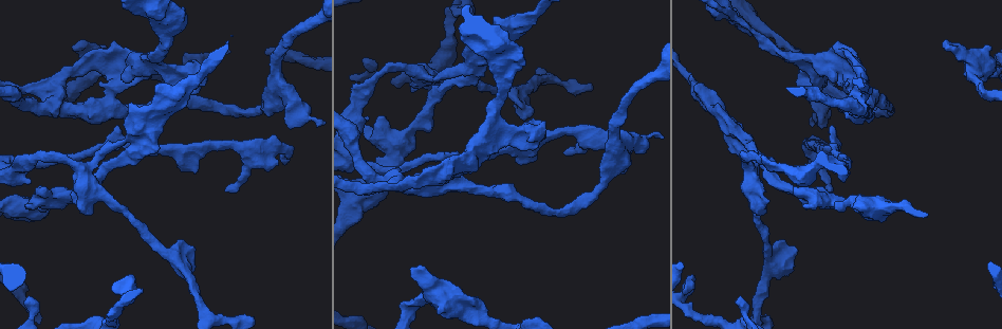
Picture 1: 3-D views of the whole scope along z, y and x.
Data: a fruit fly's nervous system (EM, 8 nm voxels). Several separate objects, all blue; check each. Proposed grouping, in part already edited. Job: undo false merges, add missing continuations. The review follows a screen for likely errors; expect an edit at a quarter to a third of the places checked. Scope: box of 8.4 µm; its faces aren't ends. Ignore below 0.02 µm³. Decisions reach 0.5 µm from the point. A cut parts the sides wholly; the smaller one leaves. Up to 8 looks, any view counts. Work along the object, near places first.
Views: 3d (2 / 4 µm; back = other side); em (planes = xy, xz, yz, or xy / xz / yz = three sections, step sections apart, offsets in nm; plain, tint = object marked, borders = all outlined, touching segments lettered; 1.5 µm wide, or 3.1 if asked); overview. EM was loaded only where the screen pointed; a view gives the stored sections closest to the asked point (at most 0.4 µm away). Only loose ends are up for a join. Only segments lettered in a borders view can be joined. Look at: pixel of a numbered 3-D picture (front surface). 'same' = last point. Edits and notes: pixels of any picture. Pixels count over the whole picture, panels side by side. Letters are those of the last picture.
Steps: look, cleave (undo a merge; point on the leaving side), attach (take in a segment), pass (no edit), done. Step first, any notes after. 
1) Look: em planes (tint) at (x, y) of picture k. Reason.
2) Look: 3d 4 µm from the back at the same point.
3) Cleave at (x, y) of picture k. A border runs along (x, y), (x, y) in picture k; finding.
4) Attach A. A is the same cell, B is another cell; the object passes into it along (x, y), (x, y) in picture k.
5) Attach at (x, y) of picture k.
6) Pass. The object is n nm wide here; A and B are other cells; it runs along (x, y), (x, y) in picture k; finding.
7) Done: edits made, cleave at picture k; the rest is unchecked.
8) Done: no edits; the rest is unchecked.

Look: em planes (borders) at (56, 201) of picture 1. Three arms meet.

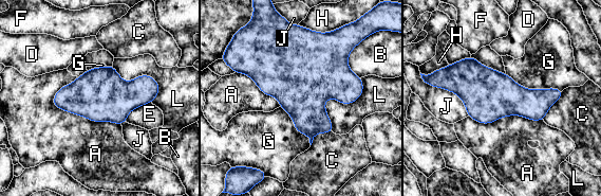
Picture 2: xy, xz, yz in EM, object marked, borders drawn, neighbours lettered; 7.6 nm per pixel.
Pass. The object is 380 nm wide here; the longest contact is with A, 550 nm; A, B, C, D, E, F, G, H, J and L are other cells; one cell here.

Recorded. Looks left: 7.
Look: em planes (borders) at (111, 44) of picture 1. Branch stops here.

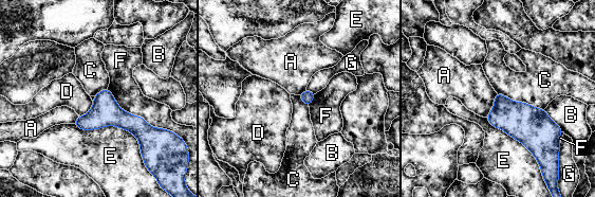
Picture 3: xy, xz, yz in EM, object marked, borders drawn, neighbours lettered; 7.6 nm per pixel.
Pass. A, B, C, D, E, F and G are other cells; a border runs along (93, 101), (92, 107), (78, 115) in picture 3; no lettered segment goes on from it.

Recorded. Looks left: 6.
Look: 3d 2 µm at (80, 42) of picture 1. Branch stops here.

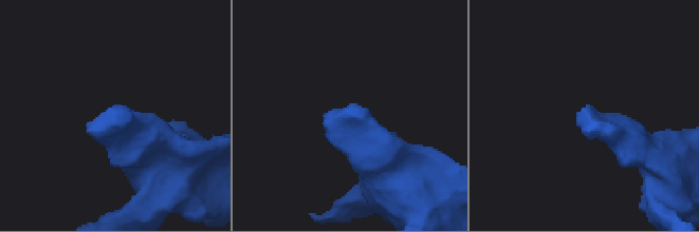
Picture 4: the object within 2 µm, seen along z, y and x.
Look: em yz step 8 (tint) at (583, 108) of picture 4. Shape alone is not enough.

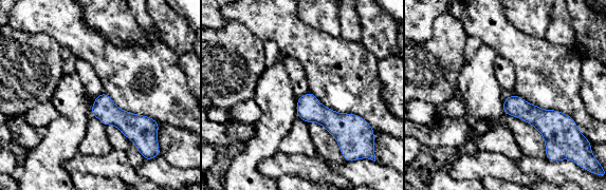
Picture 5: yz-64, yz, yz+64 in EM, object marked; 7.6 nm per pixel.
Look: em planes (borders) at the same point.

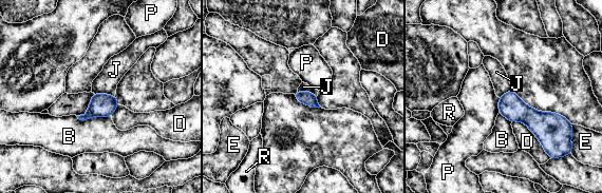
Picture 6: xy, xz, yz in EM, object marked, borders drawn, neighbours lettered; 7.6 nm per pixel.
Pass. B, D, E, J, P and R are other cells; a border runs along (93, 92), (102, 92), (114, 96) in picture 6; none of them fits.

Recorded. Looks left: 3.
Done: no edits; the rest is unchecked.

